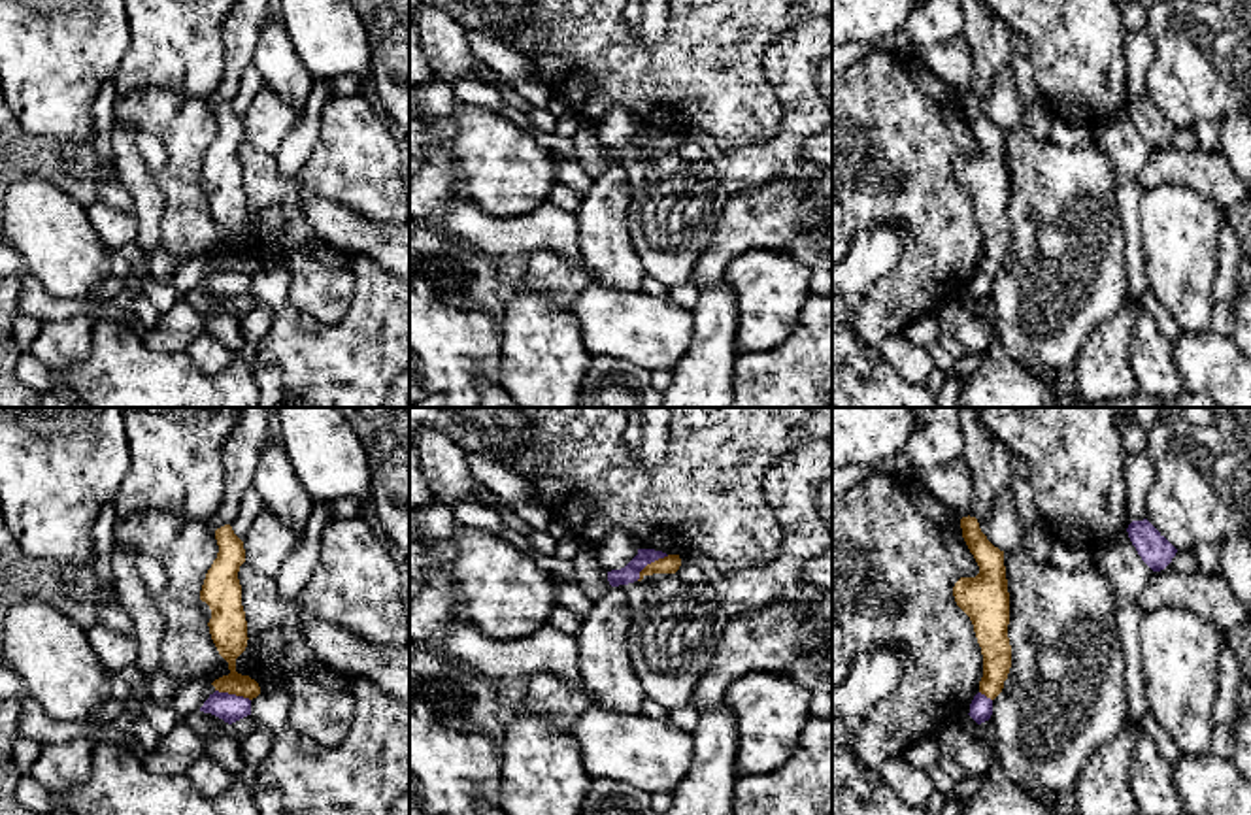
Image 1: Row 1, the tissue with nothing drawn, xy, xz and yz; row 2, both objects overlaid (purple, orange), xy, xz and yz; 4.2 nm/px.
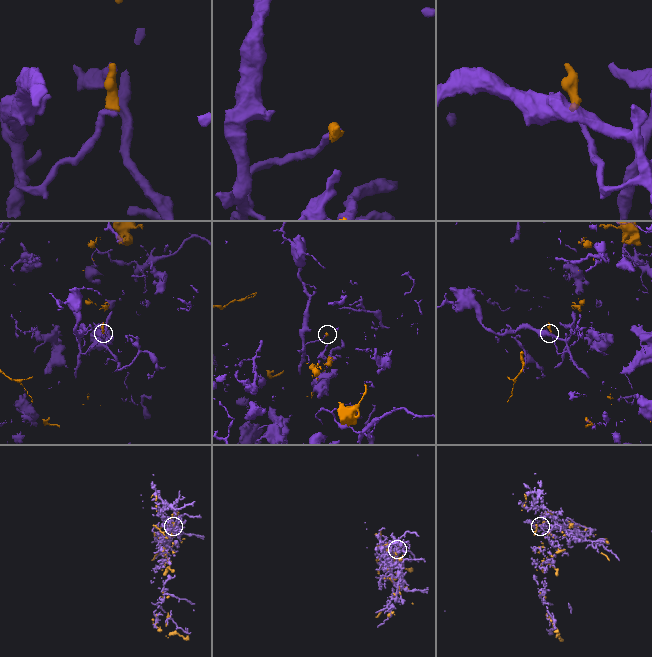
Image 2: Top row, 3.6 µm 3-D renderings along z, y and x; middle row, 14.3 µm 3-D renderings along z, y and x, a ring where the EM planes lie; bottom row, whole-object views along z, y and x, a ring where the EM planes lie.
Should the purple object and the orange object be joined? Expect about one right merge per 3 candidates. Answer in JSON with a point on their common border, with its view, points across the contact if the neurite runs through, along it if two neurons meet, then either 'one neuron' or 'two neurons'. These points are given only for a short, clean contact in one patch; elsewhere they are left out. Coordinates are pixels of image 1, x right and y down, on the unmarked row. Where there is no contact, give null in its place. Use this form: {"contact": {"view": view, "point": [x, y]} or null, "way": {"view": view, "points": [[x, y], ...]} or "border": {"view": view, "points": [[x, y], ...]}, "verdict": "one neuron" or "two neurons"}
{"contact": {"view": "xz", "point": [650, 140]}, "border": {"view": "xz", "points": [[668, 133], [651, 138], [636, 157]]}, "verdict": "two neurons"}

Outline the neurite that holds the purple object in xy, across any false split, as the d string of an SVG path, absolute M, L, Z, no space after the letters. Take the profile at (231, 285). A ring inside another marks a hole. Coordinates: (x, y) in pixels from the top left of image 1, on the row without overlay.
M215 268L200 285L204 291L211 291L225 300L232 302L247 292L251 292L251 277L228 270Z

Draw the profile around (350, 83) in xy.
M347 74L347 75L340 75L340 77L332 79L328 92L330 92L330 98L338 96L338 94L357 94L360 85L362 83L357 75Z

